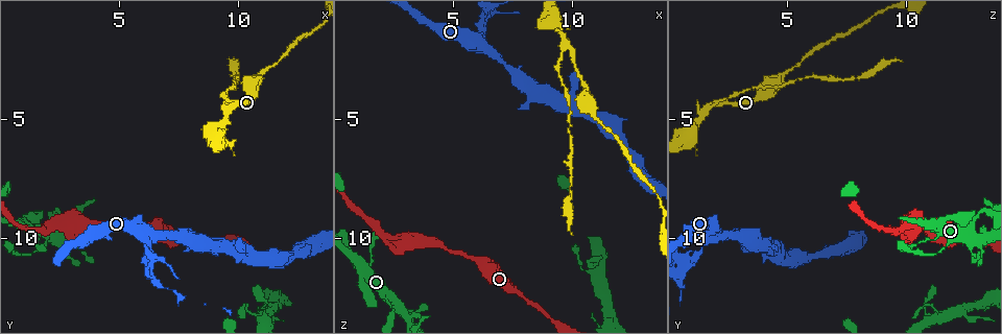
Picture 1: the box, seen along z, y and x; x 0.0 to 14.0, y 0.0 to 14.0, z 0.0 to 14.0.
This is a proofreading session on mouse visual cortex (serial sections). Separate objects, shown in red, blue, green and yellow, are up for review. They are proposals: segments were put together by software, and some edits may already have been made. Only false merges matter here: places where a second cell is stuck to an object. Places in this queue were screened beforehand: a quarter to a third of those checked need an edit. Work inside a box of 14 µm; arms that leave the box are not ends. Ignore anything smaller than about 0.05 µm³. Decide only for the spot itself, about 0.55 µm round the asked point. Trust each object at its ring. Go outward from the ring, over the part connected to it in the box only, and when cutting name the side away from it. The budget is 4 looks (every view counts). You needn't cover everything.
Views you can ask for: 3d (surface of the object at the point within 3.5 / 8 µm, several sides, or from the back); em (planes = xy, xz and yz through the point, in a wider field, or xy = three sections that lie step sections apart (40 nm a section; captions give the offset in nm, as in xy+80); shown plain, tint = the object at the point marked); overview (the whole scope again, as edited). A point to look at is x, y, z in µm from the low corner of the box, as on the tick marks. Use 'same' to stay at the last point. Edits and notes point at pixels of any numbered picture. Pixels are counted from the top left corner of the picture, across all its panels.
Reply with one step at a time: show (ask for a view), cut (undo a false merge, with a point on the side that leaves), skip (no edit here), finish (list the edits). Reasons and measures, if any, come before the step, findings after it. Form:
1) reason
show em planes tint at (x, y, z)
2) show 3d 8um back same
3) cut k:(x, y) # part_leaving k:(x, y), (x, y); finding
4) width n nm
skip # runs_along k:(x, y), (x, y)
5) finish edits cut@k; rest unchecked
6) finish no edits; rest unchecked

two arms in line, one across
show 3d 3.5um at (2.8, 9.9, 12.9)

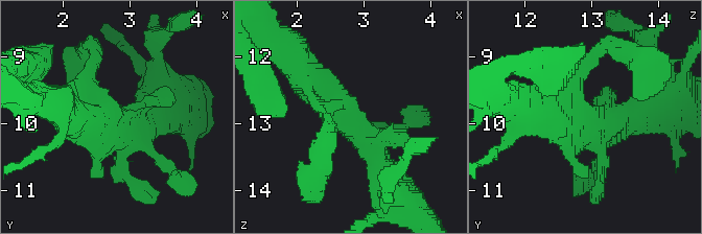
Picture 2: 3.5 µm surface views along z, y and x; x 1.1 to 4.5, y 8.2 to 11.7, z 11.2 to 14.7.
now the EM
show em xy step 2 tint at (2.80, 10.00, 12.95)

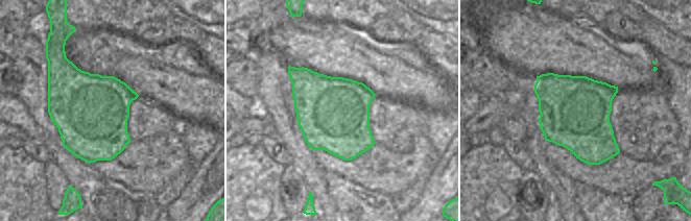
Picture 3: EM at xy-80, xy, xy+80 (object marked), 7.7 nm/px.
skip # continuous, no second cell

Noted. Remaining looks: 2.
show 3d 3.5um at (9.9, 4.3, 2.0)

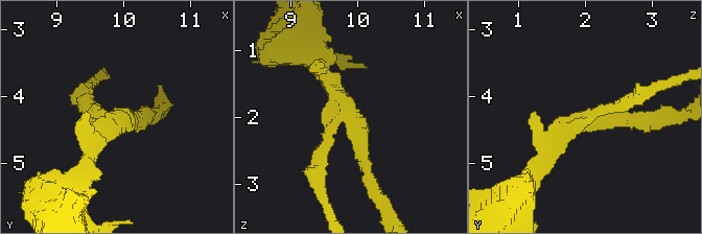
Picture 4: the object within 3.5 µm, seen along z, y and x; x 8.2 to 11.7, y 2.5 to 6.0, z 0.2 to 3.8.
arms 3; arm_widths 150, 200, 250 nm
show em xy step 2 tint at (9.90, 4.25, 2.05)

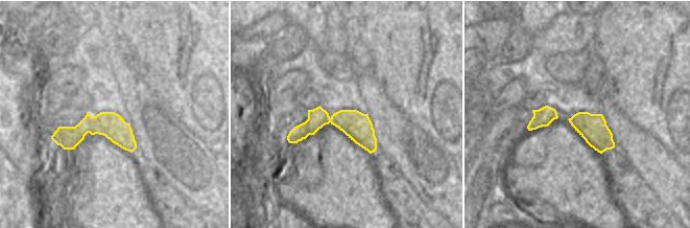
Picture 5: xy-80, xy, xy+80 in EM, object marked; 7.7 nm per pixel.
cut 4:(325, 146) # part_leaving 4:(338, 118), (316, 156), (323, 201); two cells meet here

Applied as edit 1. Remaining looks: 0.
finish edits cut@4; rest unchecked

